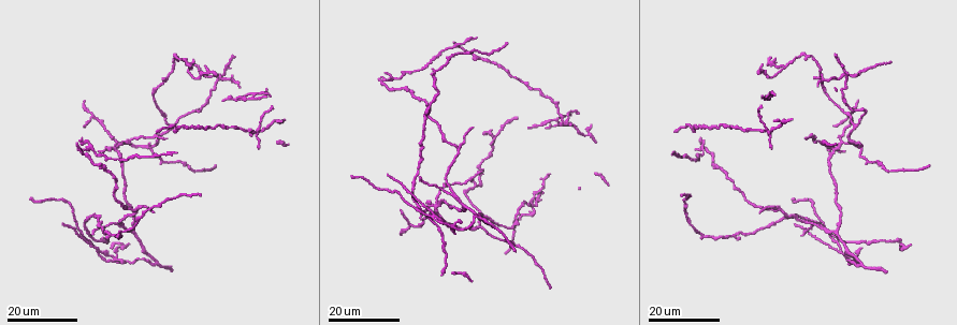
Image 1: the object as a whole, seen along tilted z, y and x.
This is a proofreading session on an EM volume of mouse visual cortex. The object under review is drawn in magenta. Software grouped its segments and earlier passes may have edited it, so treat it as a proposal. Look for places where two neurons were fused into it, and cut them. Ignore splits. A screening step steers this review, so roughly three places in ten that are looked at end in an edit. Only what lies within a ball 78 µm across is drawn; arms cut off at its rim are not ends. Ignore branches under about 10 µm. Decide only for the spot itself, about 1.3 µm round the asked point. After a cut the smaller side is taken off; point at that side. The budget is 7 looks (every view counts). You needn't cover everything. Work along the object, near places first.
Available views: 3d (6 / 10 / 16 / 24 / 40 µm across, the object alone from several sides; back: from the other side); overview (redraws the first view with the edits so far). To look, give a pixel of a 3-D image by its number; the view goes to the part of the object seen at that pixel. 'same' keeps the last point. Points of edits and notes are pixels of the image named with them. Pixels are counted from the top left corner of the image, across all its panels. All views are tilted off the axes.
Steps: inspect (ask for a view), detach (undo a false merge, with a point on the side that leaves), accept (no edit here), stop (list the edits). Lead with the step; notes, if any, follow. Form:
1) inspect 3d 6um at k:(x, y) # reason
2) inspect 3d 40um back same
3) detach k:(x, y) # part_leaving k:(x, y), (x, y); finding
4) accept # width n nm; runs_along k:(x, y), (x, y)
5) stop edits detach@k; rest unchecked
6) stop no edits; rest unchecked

inspect 3d 16um at 1:(829, 232) # calibre changes

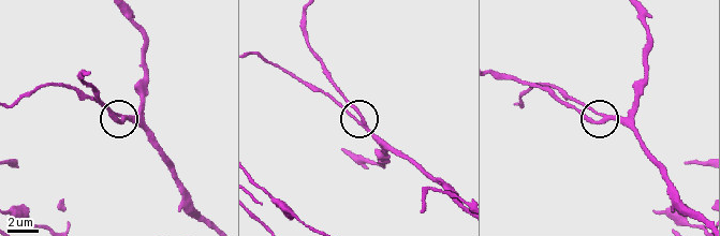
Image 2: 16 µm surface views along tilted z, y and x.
inspect 3d 6um at 2:(121, 120)

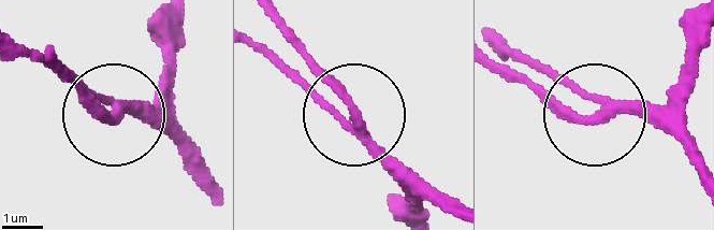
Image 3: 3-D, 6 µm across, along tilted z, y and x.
accept # one neuron here

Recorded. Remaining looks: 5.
inspect 3d 24um at 1:(835, 149) # thin arm on a thick one

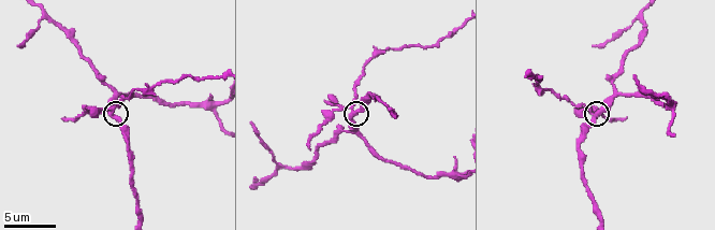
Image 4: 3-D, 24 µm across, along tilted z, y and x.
inspect 3d 10um at 4:(113, 115) # closer look

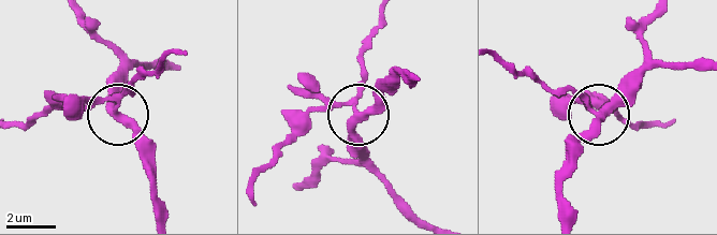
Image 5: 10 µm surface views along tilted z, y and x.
detach 5:(83, 100) # width 300 nm; part_leaving 5:(582, 100), (547, 91), (496, 58); a second neuron is stuck on

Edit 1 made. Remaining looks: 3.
inspect overview

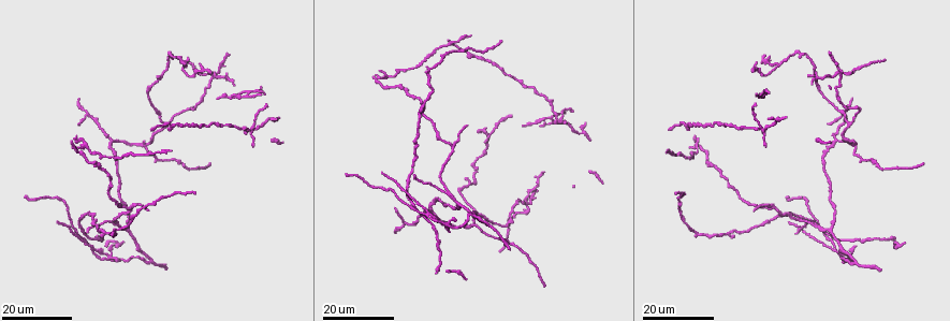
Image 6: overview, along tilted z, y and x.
inspect 3d 24um at 6:(848, 124)

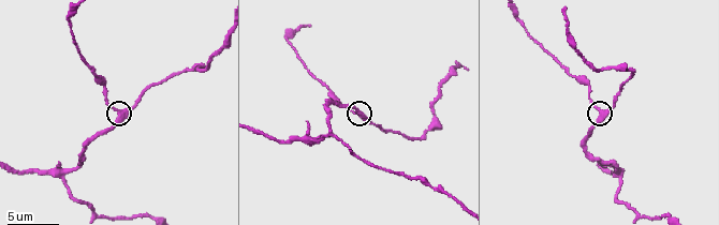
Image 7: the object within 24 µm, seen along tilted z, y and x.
inspect 3d 6um at 7:(603, 114)

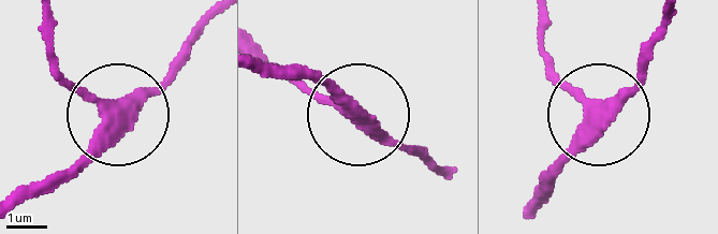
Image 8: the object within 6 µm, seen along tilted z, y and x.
accept # side_arm 51 um; runs_along 8:(265, 63), (302, 67), (435, 162); continuous, no second neuron

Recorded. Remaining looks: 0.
stop edits detach@5; rest unchecked

